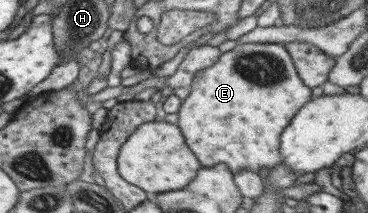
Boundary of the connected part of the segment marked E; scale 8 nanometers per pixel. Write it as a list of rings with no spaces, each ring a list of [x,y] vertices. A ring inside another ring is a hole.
[[[241,43],[220,53],[213,65],[195,72],[190,92],[180,103],[176,126],[183,127],[183,135],[187,135],[187,147],[199,155],[199,163],[205,167],[225,163],[234,176],[245,169],[257,173],[261,168],[271,169],[281,164],[279,135],[309,99],[309,87],[297,77],[290,54],[282,44]]]

